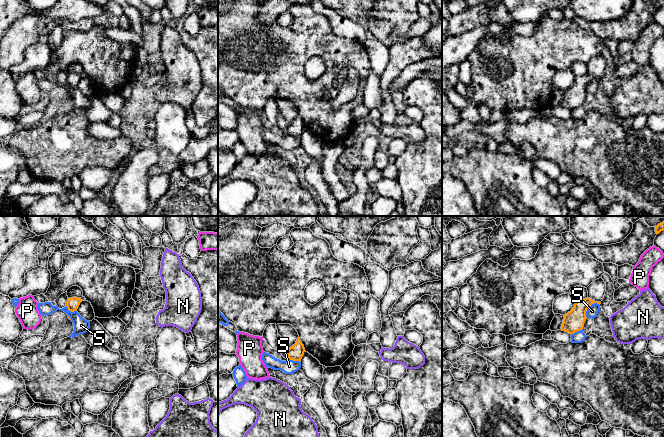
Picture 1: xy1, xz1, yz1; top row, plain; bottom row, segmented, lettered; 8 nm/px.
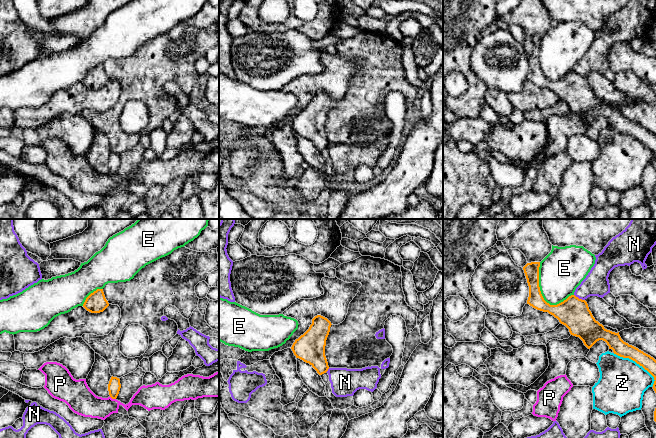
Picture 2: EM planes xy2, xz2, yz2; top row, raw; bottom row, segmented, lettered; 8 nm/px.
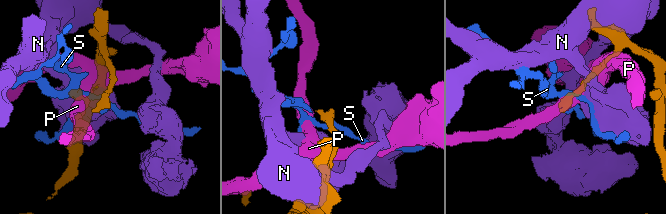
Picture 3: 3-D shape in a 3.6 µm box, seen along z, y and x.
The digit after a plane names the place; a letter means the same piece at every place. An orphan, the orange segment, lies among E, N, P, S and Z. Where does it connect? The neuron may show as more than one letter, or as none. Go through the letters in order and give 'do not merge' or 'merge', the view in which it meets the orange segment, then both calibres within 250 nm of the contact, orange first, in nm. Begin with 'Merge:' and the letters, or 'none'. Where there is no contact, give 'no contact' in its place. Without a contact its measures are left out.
Merge: none
E: do not merge | yz2 | 190/360 nm
N: do not merge | yz2 | 240/200 nm
P: do not merge | xy2 | 100/220 nm
S: do not merge | yz1 | 170/90 nm
Z: do not merge | yz2 | 120/380 nm

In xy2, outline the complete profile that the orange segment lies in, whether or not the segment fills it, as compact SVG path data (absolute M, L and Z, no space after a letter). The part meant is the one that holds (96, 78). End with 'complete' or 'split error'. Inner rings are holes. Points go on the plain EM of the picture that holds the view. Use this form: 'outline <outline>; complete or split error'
outline M97 65L91 69L85 76L83 83L91 89L103 88L109 82L105 74L103 65Z; complete

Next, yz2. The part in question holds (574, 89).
outline M522 0L502 19L506 26L519 25L527 35L528 39L523 43L529 62L527 80L553 91L569 105L571 111L579 113L588 125L603 116L614 130L635 137L654 153L653 165L656 169L656 136L624 118L619 108L605 105L595 96L585 76L575 71L557 81L550 81L544 76L539 63L539 43L540 38L551 28L552 20L543 0Z; split error

